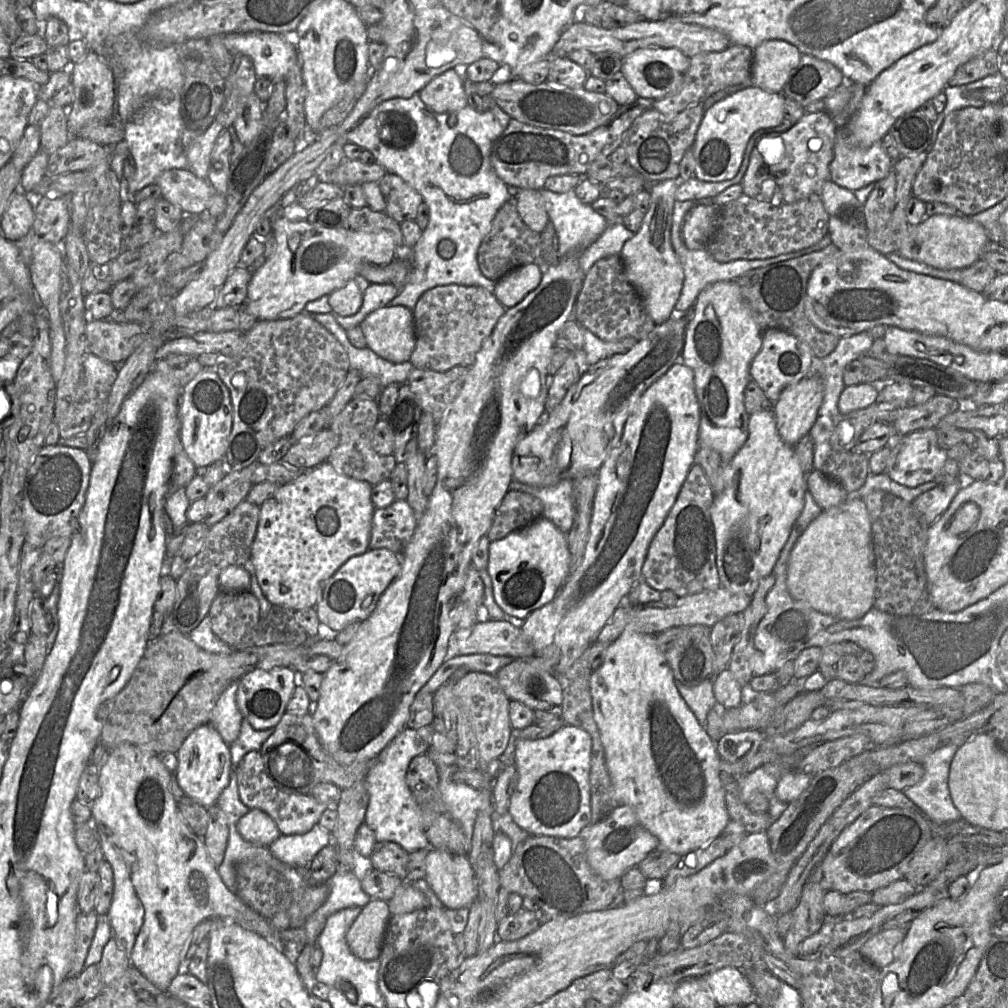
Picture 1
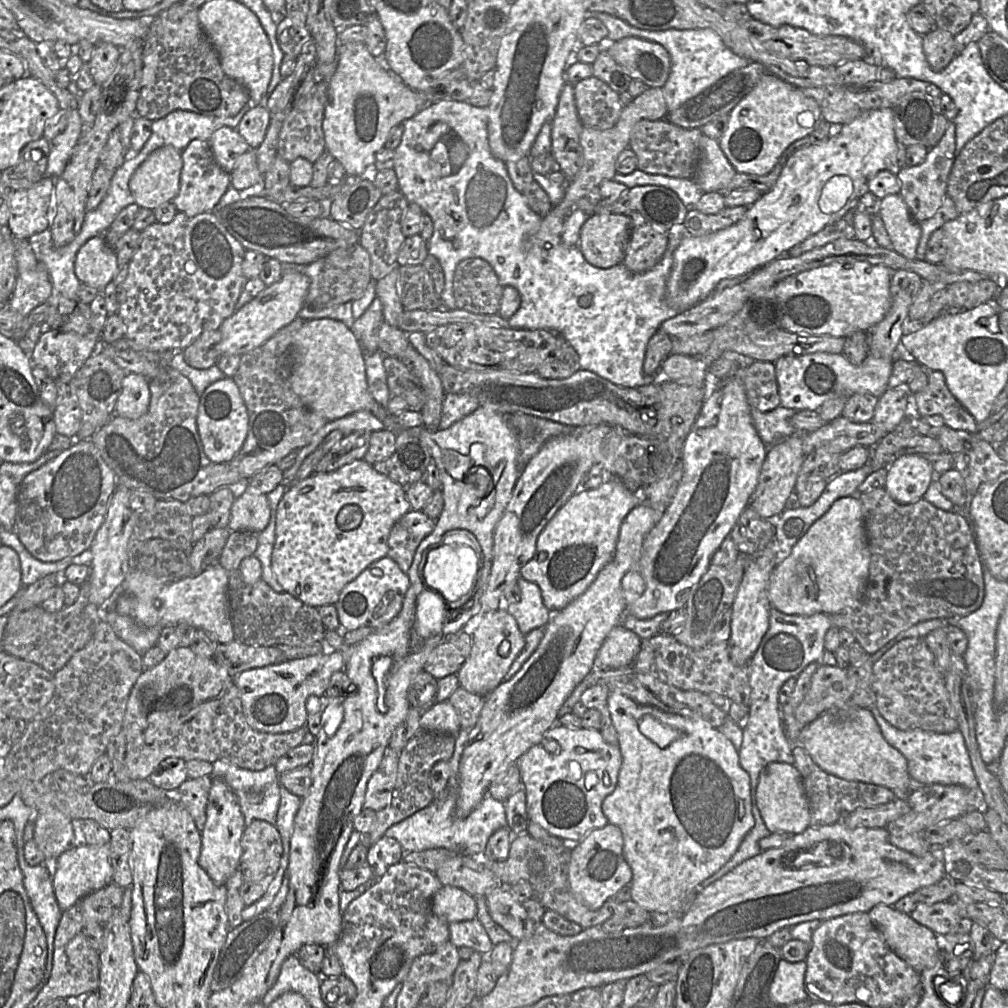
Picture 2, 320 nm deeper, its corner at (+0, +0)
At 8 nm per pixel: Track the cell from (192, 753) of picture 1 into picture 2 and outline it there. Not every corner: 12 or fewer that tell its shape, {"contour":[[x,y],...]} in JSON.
{"contour":[[213,777],[199,865],[219,885],[239,868],[246,827],[237,797]]}

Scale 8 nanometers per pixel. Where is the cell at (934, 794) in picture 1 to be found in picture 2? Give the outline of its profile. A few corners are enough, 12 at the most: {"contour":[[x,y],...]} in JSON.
{"contour":[[870,711],[915,784],[961,785],[987,805],[959,729],[900,730]]}

